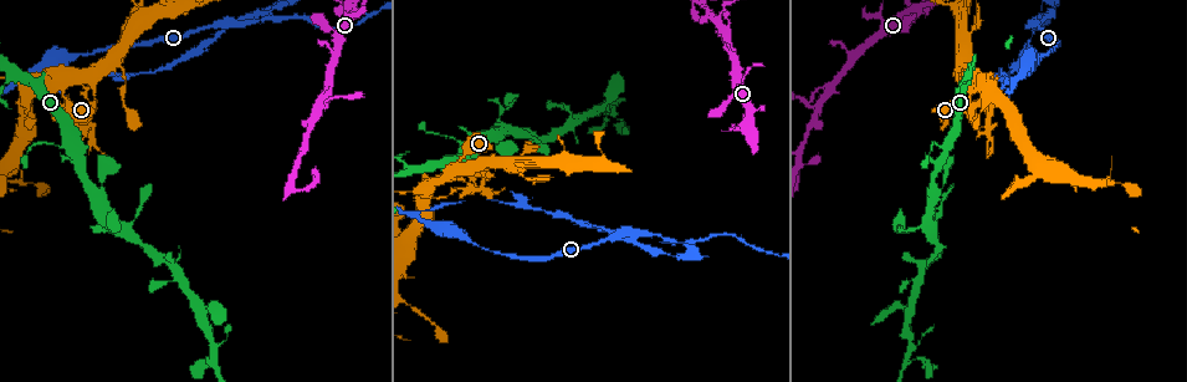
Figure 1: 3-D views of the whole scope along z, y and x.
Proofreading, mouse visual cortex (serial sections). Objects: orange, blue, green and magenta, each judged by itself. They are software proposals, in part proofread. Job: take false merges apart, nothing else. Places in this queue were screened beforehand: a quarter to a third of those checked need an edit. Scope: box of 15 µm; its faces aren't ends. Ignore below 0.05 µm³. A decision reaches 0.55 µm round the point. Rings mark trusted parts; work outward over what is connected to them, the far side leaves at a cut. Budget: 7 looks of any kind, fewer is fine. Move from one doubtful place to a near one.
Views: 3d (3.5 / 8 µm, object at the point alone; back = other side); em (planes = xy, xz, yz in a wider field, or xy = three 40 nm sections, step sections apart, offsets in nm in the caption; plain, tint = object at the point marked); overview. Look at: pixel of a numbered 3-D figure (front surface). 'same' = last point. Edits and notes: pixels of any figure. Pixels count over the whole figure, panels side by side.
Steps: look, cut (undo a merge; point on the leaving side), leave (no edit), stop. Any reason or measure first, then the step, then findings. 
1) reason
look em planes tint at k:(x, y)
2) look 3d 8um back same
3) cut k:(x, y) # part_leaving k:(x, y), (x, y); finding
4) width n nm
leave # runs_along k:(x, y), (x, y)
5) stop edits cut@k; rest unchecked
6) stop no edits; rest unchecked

narrows sharply
look 3d 3.5um at 1:(117, 64)

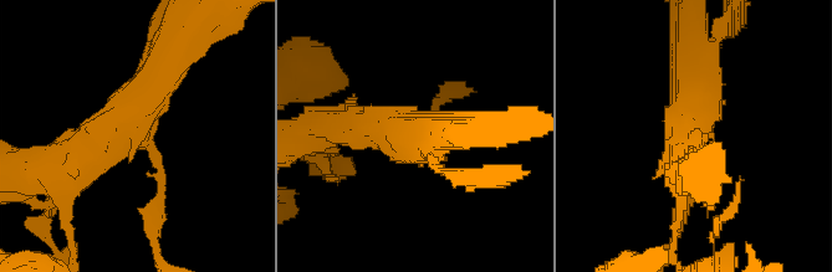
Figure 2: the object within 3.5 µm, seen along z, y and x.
arms 3; arm_widths 100, 500, 500 nm
look em xy step 3 tint at 2:(143, 136)

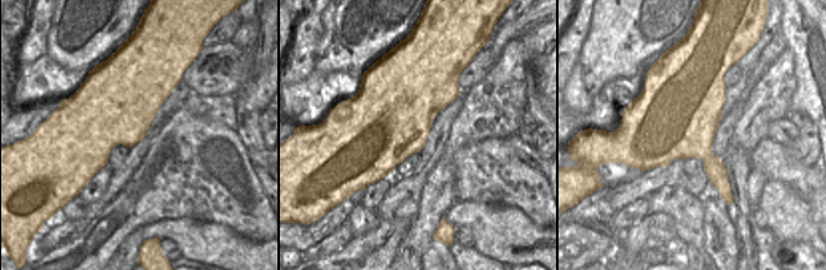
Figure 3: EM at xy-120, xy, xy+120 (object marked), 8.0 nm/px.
cut 2:(157, 203) # part_leaving 2:(157, 163), (157, 255); two cells meet here

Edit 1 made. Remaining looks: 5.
see it whole again
look overview

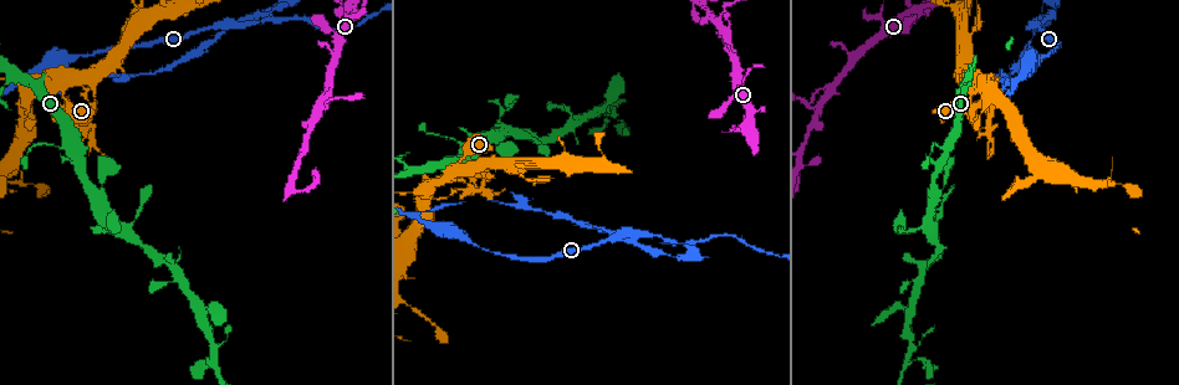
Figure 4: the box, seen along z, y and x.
three-way junction
look 3d 3.5um at 4:(1043, 22)

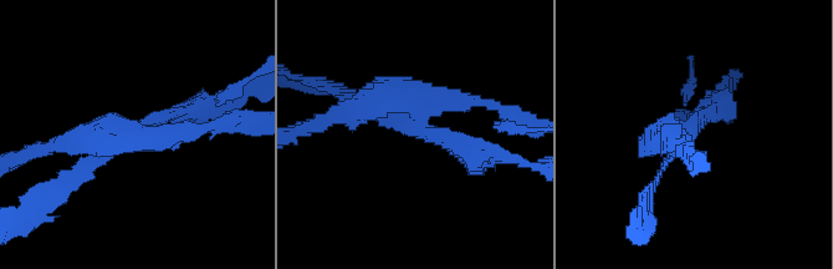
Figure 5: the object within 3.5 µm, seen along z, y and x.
arms 3; arm_widths 200, 200, 300 nm; shape alone is not enough
look em xy step 2 tint at 5:(426, 128)

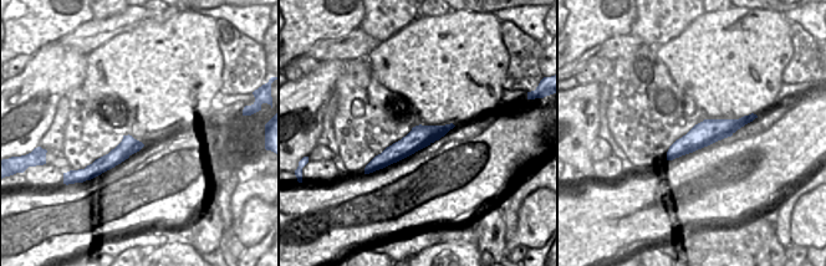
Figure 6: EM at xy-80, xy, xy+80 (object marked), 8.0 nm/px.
cut 5:(323, 91) # part_leaving 5:(668, 157), (635, 233); two cells meet here

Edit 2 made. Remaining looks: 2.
stop edits cut@2, cut@5; rest unchecked

